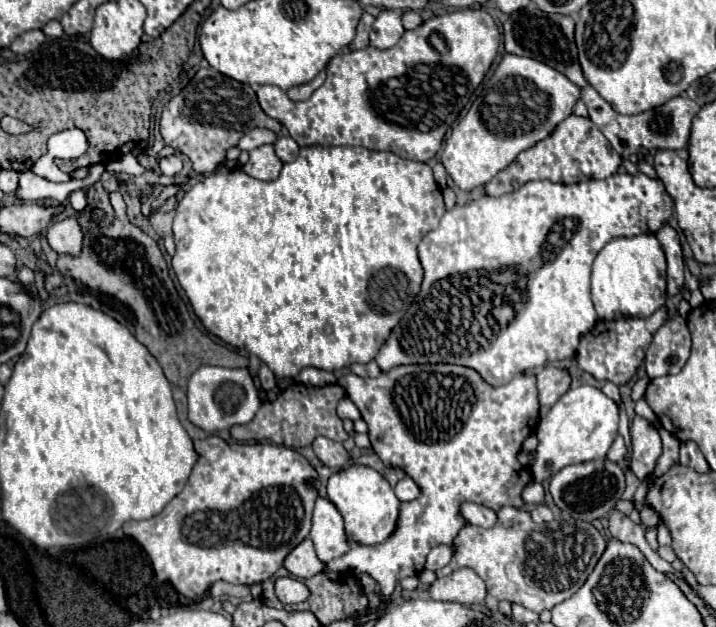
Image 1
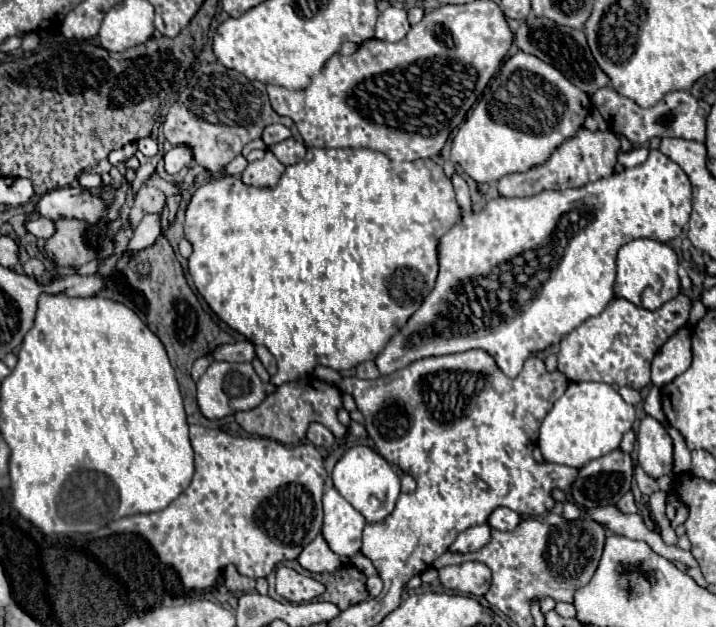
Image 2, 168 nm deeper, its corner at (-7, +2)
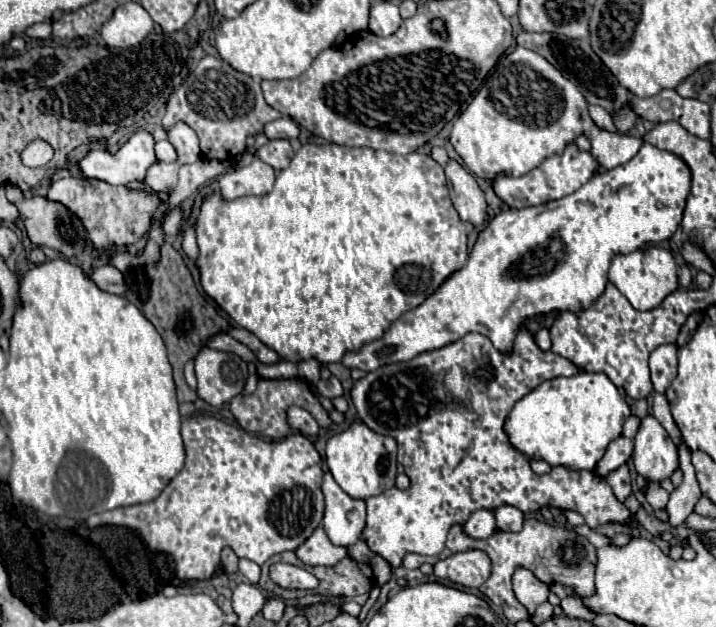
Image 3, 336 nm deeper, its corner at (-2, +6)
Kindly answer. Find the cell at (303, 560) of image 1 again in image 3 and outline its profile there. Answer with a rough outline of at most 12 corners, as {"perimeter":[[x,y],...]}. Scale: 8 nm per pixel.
{"perimeter":[[315,532],[297,548],[297,558],[309,566],[335,566],[347,548],[333,546]]}

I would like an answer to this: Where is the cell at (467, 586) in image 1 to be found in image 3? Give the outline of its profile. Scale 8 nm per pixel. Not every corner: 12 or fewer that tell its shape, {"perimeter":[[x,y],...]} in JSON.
{"perimeter":[[481,550],[439,560],[437,578],[479,588],[491,574],[491,560]]}

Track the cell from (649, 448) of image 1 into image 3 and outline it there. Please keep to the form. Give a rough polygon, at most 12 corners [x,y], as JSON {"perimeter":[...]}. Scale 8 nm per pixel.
{"perimeter":[[655,416],[633,438],[635,470],[661,482],[679,468],[677,446]]}

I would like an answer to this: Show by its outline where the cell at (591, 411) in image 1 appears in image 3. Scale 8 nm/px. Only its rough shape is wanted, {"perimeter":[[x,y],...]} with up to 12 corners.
{"perimeter":[[601,372],[523,396],[505,432],[527,458],[593,470],[629,404]]}

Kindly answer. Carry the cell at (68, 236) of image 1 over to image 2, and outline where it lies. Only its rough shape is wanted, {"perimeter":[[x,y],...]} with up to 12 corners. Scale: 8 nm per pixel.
{"perimeter":[[30,218],[24,228],[36,238],[50,238],[54,224],[48,218]]}

